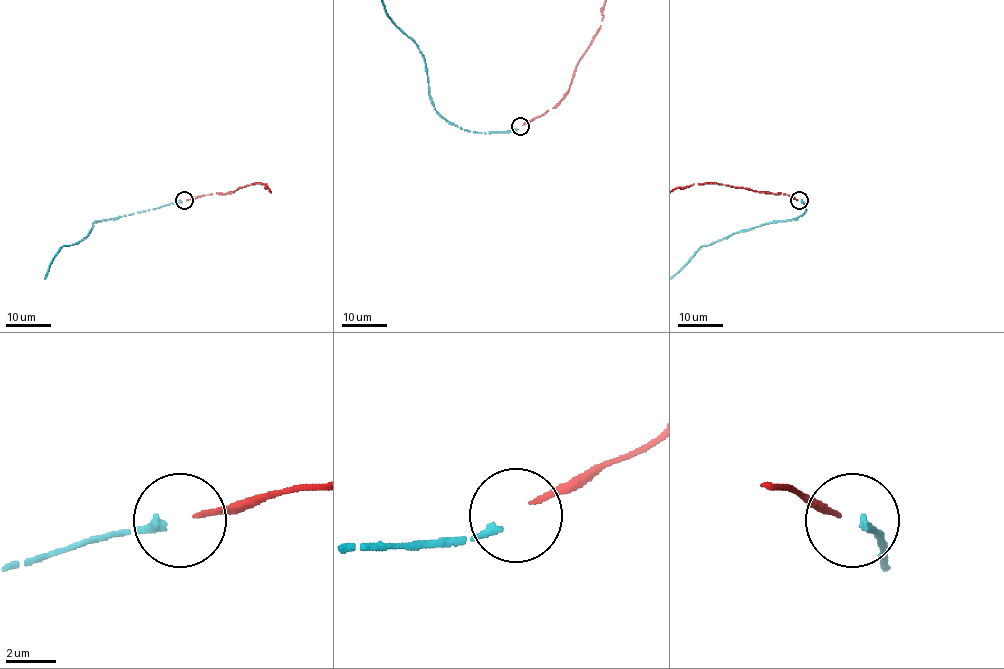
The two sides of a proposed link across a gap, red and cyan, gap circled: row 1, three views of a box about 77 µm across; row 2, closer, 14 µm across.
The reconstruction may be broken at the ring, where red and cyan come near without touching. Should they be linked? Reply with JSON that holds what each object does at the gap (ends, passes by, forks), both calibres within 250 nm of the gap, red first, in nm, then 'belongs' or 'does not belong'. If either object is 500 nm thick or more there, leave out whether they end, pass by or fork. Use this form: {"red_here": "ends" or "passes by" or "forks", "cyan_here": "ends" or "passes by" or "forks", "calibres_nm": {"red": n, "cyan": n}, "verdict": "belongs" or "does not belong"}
{"red_here": "ends", "cyan_here": "ends", "calibres_nm": {"red": 190, "cyan": 340}, "verdict": "belongs"}

